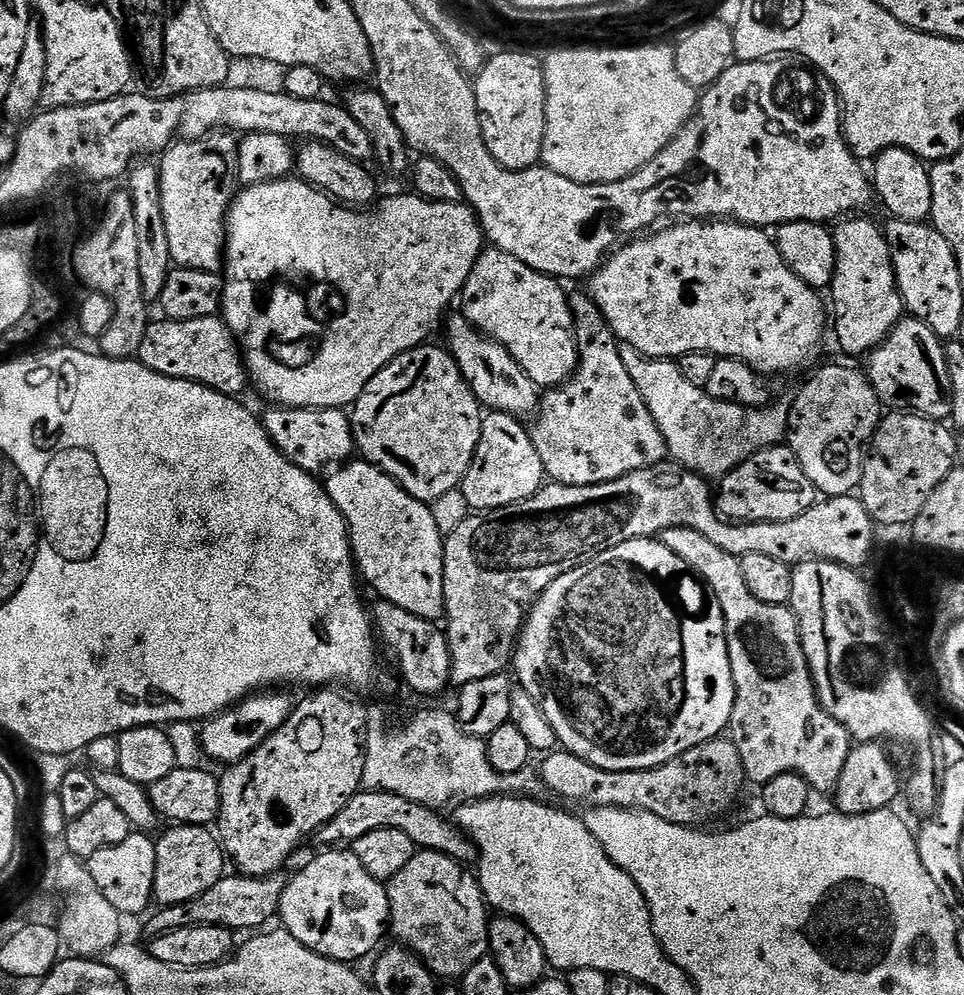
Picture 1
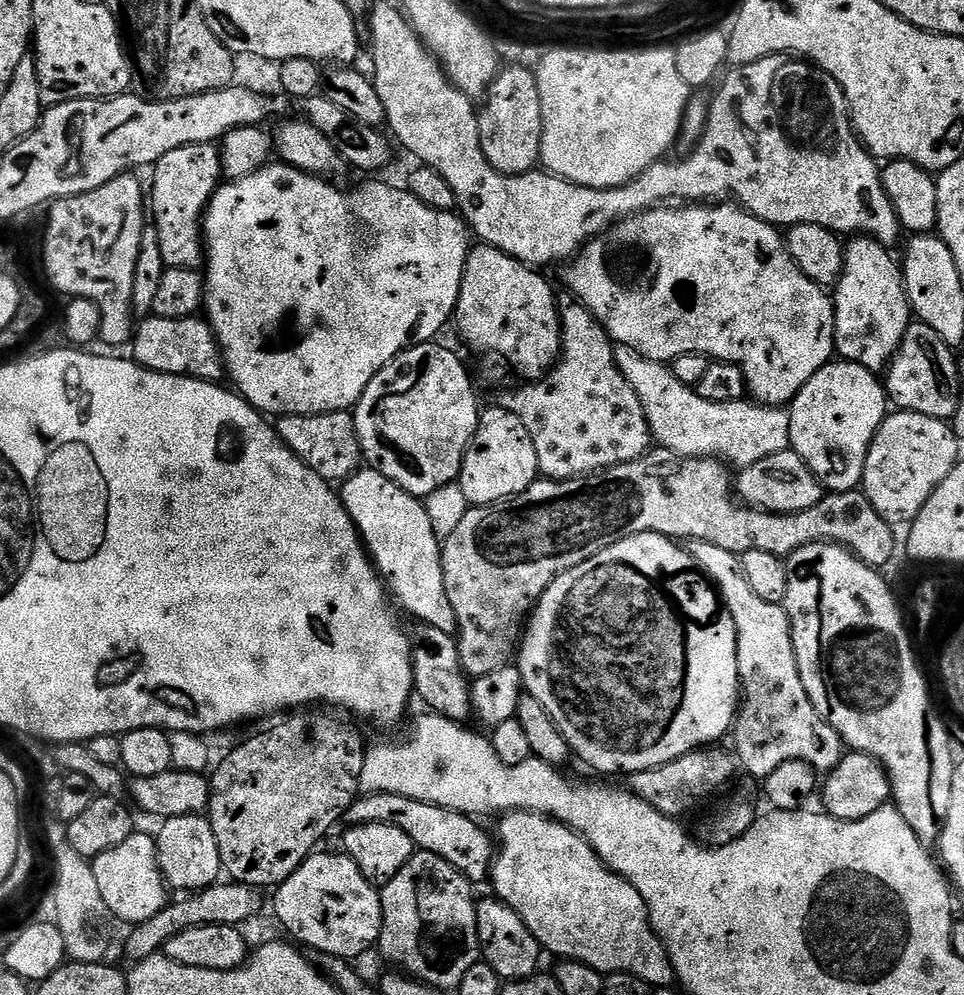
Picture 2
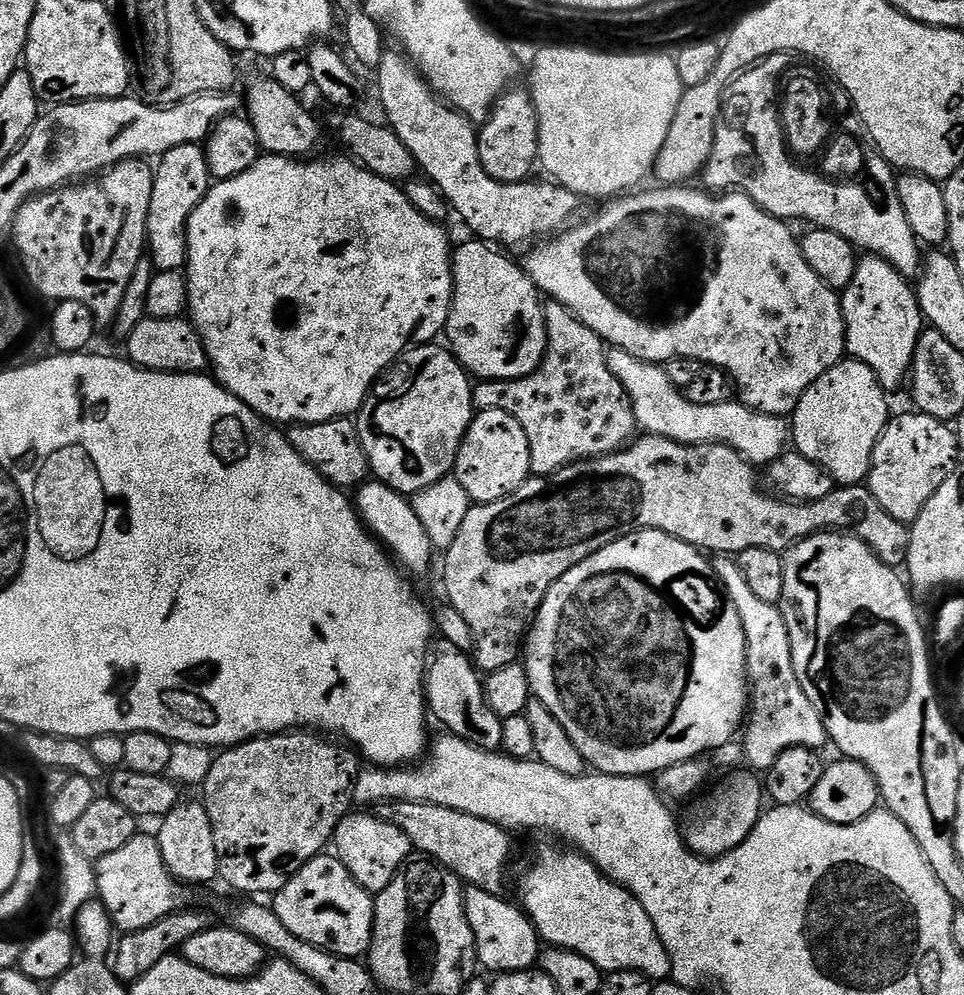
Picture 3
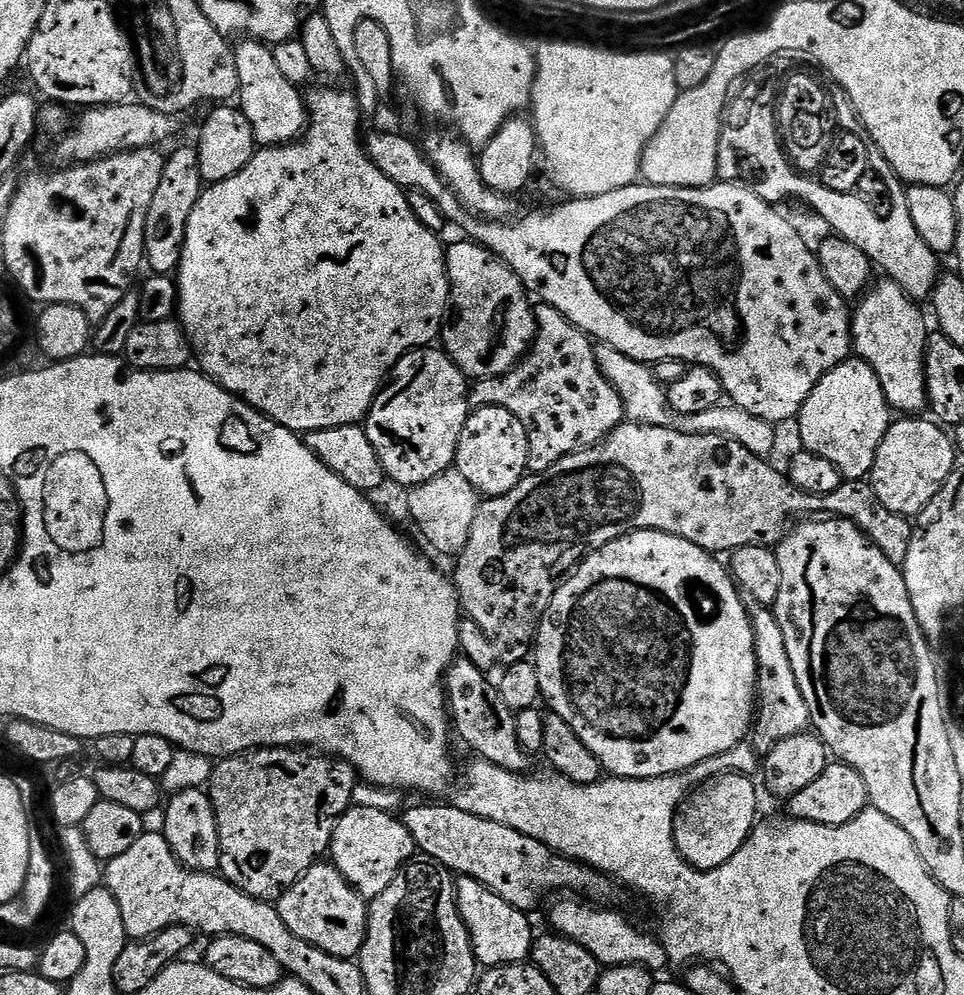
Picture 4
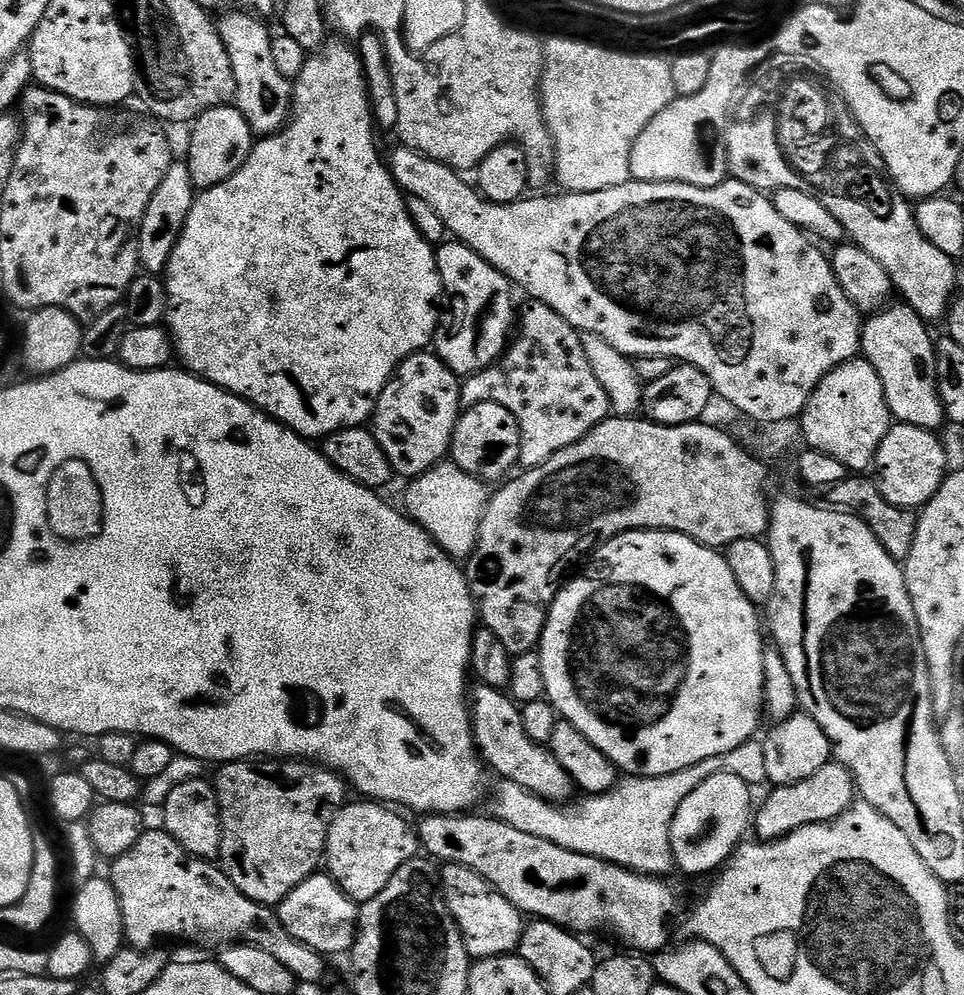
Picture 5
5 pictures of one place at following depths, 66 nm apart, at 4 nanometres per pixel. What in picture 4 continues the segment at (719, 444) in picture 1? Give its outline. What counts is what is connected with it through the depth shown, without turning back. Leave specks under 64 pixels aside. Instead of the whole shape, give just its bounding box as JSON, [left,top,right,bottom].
[596,344,777,457]

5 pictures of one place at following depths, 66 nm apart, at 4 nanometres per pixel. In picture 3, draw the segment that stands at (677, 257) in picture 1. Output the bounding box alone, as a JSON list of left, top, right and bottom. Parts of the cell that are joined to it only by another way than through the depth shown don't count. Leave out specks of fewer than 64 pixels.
[522,186,845,417]

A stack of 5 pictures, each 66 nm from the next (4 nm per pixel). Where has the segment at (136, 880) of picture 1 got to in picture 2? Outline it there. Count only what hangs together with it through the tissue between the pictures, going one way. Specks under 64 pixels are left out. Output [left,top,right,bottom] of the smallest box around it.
[91,830,170,926]

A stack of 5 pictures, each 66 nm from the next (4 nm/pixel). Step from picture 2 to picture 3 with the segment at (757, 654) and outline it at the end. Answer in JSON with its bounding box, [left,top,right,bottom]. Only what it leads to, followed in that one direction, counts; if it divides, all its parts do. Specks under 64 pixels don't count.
[714,554,829,773]

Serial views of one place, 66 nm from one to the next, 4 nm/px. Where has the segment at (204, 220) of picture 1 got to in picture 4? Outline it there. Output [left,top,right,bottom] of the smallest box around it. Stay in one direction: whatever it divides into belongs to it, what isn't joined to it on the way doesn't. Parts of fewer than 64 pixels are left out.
[144,147,205,276]

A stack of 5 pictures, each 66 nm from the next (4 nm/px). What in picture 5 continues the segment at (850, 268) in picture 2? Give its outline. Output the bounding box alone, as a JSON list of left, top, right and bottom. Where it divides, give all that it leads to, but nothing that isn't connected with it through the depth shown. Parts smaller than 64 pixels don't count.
[860,302,946,430]

